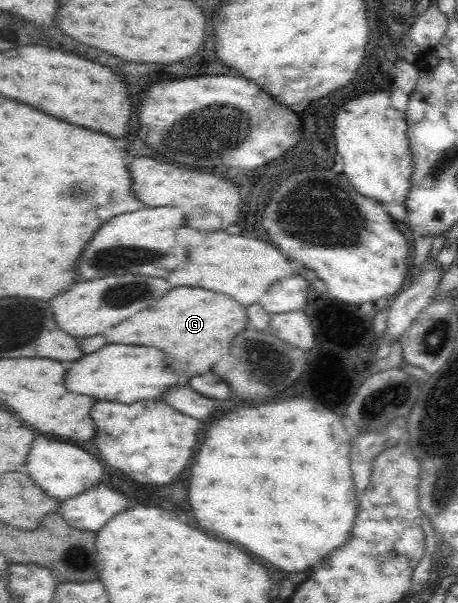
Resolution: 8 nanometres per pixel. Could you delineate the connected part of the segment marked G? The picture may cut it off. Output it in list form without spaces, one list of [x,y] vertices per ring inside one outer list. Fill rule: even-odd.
[[[178,287],[166,293],[156,305],[134,313],[120,325],[102,333],[108,343],[146,345],[166,353],[168,365],[174,373],[194,377],[208,371],[230,347],[232,337],[246,327],[244,309],[230,297],[206,289]]]

